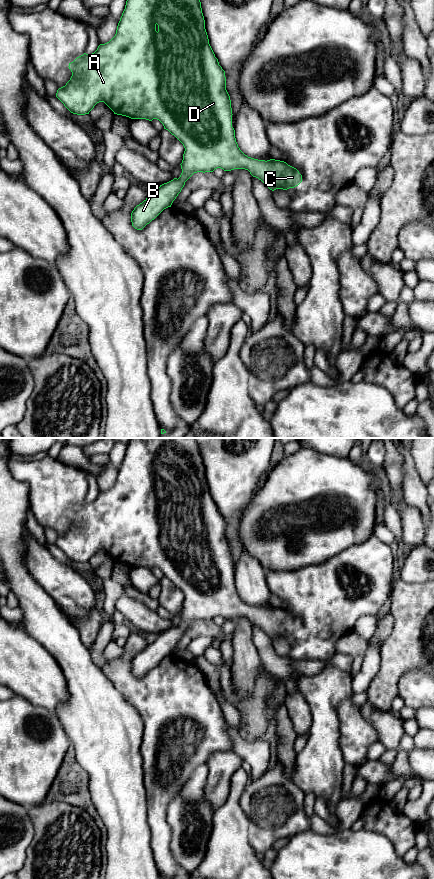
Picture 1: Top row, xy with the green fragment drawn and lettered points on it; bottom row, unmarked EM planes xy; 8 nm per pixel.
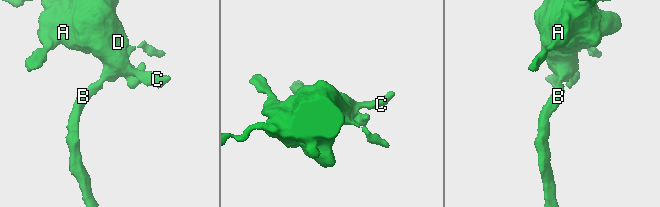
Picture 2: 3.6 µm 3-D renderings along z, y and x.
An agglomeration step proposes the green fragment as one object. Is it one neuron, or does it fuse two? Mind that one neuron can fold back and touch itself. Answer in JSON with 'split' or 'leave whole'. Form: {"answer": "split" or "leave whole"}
{"answer": "leave whole"}

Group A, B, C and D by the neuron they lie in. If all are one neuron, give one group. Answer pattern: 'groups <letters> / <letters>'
groups A B C D

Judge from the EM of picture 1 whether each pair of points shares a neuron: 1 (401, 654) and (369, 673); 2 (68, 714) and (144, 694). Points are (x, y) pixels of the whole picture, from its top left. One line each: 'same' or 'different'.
1: different
2: different

